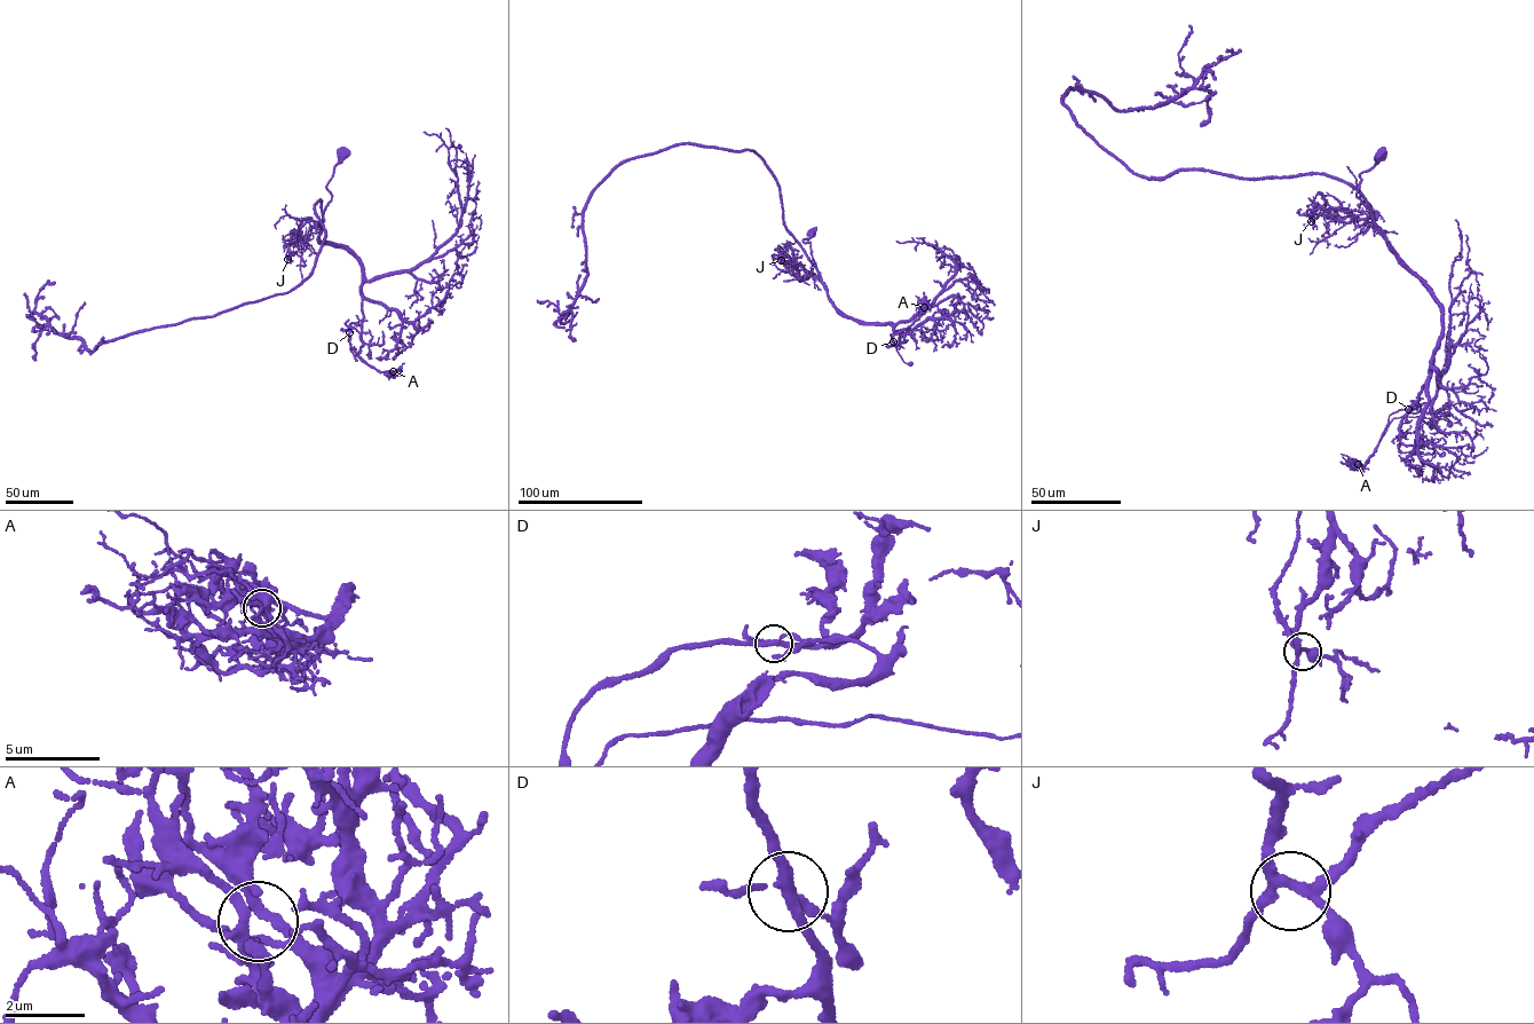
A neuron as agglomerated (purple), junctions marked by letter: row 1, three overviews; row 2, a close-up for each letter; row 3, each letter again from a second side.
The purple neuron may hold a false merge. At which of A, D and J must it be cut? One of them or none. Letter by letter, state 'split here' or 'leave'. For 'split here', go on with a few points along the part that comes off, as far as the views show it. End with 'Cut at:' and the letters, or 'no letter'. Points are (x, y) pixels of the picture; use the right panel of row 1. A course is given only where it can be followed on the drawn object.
A: leave
D: split here; course (1408, 409), (1390, 416), (1377, 447), (1396, 418), (1444, 415), (1449, 426)
J: leave
Cut at: D

